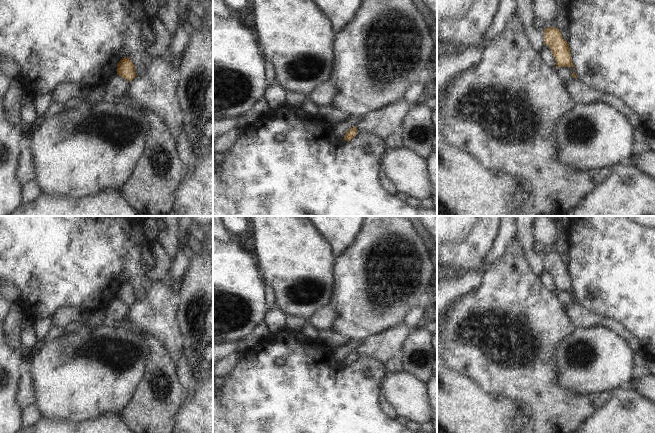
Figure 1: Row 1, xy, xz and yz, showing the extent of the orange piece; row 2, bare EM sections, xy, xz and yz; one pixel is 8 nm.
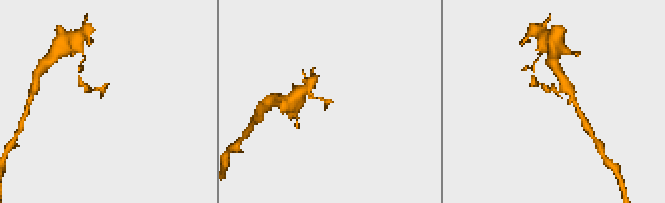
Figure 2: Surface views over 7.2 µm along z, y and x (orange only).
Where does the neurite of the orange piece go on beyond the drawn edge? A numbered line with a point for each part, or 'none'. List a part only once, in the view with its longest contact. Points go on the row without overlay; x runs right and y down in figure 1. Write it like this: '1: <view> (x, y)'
none.

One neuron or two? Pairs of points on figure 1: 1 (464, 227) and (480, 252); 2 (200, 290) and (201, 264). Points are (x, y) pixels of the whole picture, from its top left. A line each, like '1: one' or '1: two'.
1: two
2: one

